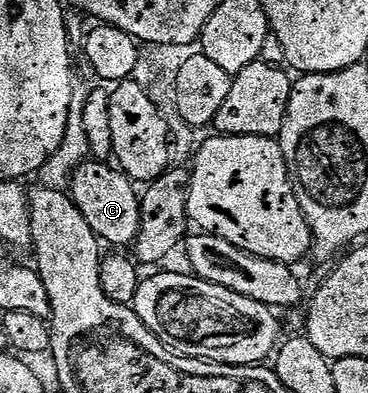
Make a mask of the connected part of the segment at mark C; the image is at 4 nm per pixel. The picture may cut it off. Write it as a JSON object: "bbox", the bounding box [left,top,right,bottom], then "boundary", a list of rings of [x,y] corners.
{"bbox":[71,161,142,249],"boundary":[[[86,161],[78,167],[71,180],[71,194],[79,213],[87,217],[87,225],[96,233],[98,239],[109,243],[110,248],[125,249],[137,240],[141,227],[142,196],[132,179],[123,170],[109,168],[105,161]]]}

